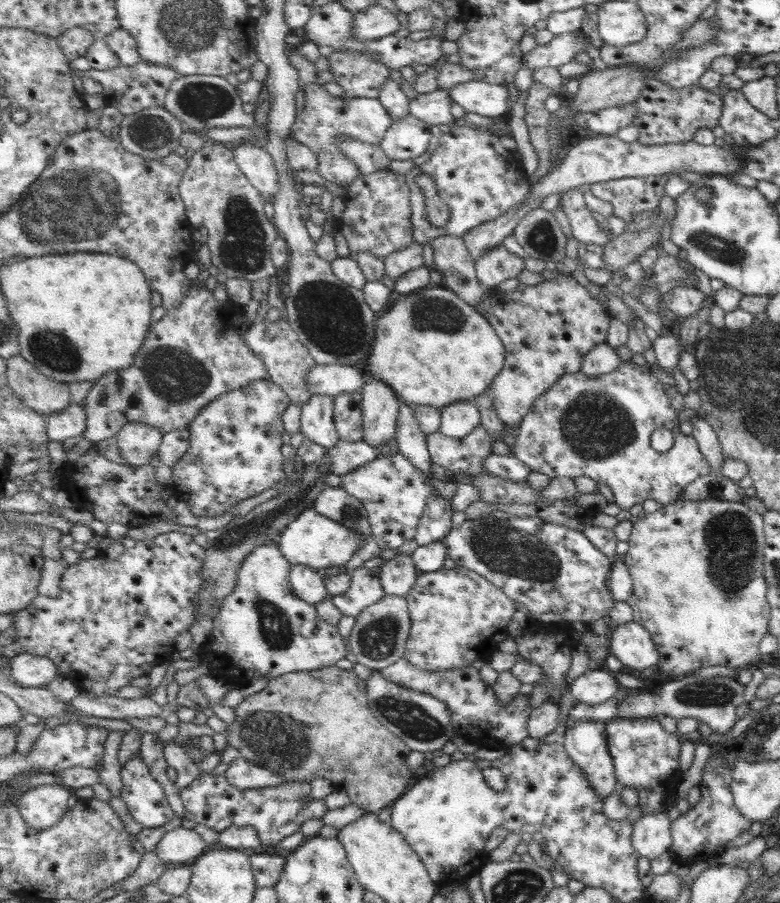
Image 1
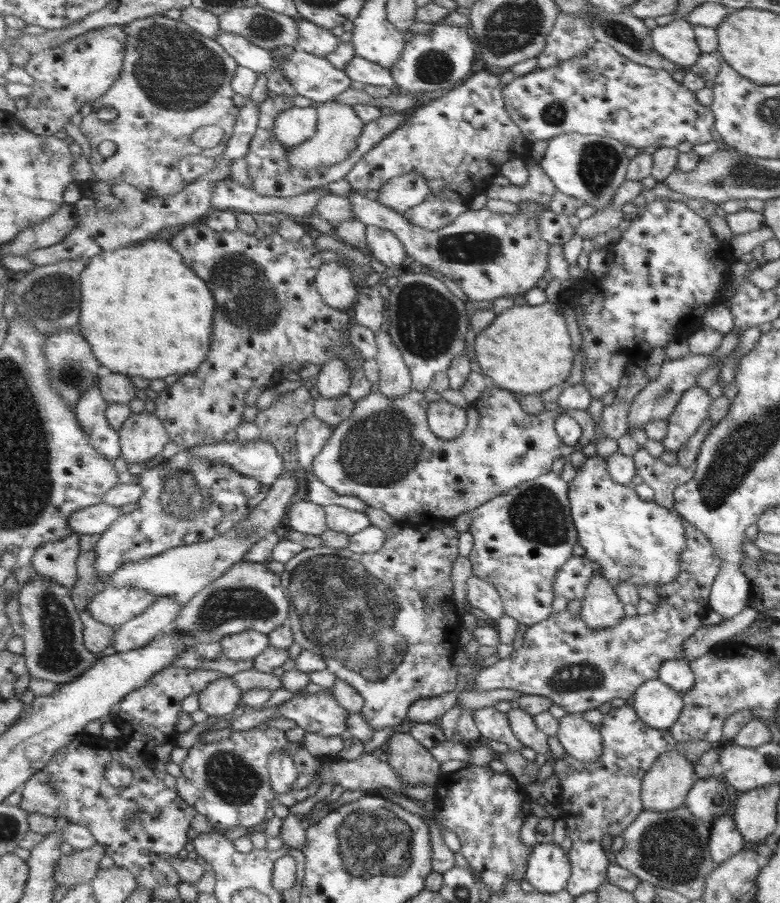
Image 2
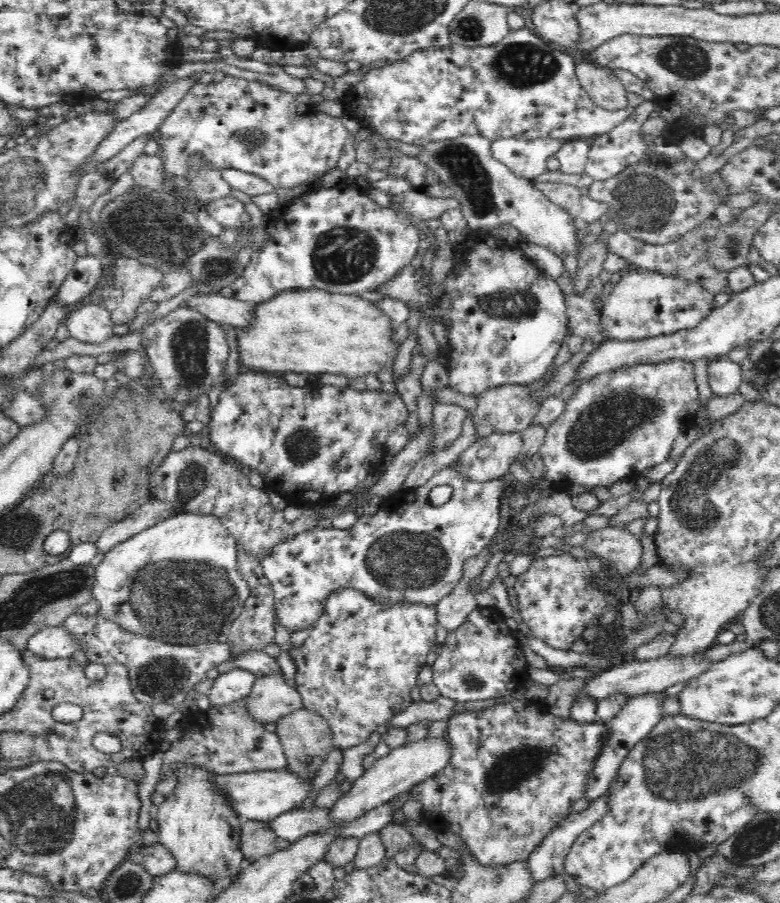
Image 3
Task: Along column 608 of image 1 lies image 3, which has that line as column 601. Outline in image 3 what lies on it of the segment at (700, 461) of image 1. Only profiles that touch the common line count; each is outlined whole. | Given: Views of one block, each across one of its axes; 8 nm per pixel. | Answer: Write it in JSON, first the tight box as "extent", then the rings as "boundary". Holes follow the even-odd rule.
{"extent":[539,359,700,488],"boundary":[[[680,359],[654,364],[623,366],[590,378],[576,387],[564,412],[547,428],[539,454],[548,481],[564,481],[588,487],[610,488],[618,480],[636,480],[643,472],[668,460],[673,442],[684,428],[691,426],[700,406],[700,392],[694,377],[694,361]]]}

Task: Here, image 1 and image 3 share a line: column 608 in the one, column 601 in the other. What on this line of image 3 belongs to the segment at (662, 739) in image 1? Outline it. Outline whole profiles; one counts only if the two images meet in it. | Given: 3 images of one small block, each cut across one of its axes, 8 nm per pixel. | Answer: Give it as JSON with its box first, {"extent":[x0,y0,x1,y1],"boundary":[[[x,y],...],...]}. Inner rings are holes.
{"extent":[409,698,606,866],"boundary":[[[526,698],[510,700],[510,702],[496,703],[492,707],[484,710],[472,710],[470,712],[453,712],[448,718],[448,736],[454,752],[450,758],[450,764],[443,768],[438,774],[434,774],[432,778],[426,778],[424,782],[416,784],[409,791],[410,798],[418,800],[422,803],[422,821],[436,830],[448,830],[454,834],[458,834],[461,840],[470,850],[470,856],[478,862],[479,866],[502,866],[504,864],[512,864],[514,862],[525,862],[530,852],[542,840],[543,836],[555,825],[570,813],[572,804],[580,800],[583,795],[583,784],[587,777],[588,771],[593,765],[595,756],[601,749],[601,744],[606,740],[605,723],[595,721],[594,723],[580,724],[570,720],[560,720],[552,716],[552,714],[542,711],[544,704],[538,701],[534,702]]]}

